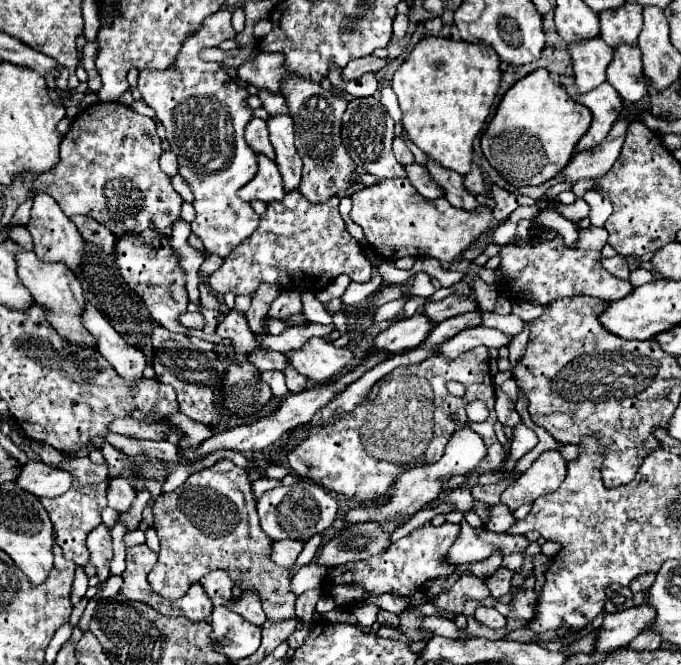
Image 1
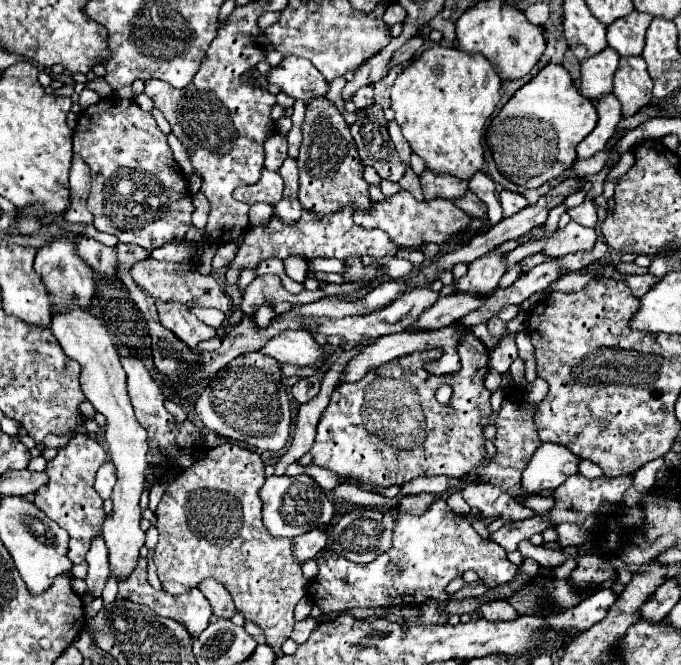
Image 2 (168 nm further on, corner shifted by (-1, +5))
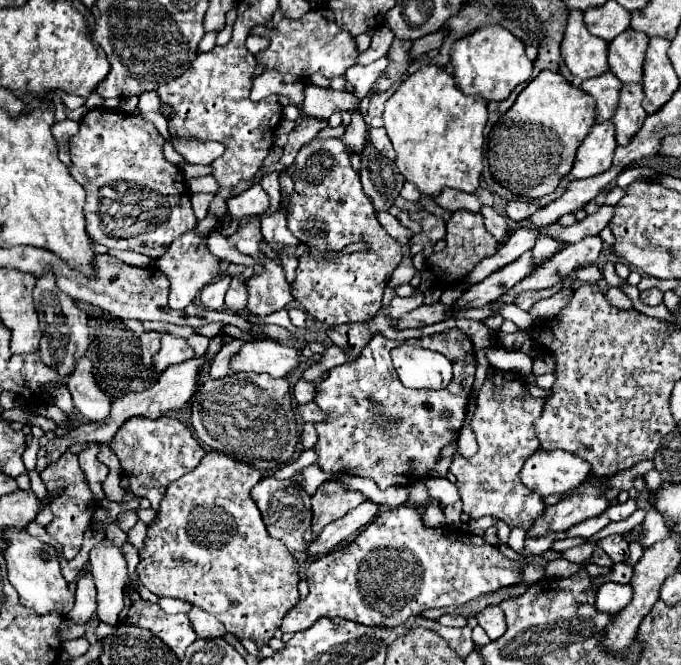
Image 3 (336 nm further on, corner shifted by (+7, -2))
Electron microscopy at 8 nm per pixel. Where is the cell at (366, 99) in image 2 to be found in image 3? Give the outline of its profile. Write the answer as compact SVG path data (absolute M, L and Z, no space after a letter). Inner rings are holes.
M355 111L351 115L351 123L345 129L345 135L341 137L341 141L351 153L361 153L363 151L365 141L367 141L367 125L365 125L365 119L361 117L359 111Z

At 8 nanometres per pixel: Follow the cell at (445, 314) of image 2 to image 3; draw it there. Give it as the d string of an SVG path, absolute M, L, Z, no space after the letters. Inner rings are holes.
M527 251L523 253L517 261L501 267L499 271L491 273L489 277L485 277L481 283L477 285L471 285L463 295L461 299L455 303L459 307L483 307L495 299L499 299L501 295L505 295L515 283L519 283L521 279L525 279L527 275L531 275L531 271L535 271L535 267L543 265L547 259L543 261L535 261L533 259L533 253Z

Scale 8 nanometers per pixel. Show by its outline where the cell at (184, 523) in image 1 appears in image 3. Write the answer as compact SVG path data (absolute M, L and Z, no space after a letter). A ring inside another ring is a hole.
M207 451L205 457L201 459L201 463L187 475L183 475L181 479L173 481L167 489L167 495L165 499L161 501L161 511L155 519L153 525L149 525L147 529L147 539L145 539L145 545L143 549L139 551L139 565L137 565L137 573L139 573L139 579L141 583L155 595L159 597L173 597L173 599L183 599L195 607L201 607L203 611L215 615L227 629L227 633L233 633L235 637L239 639L251 639L251 641L257 641L257 639L263 639L265 643L273 637L275 629L281 627L281 621L285 617L285 613L299 601L299 593L297 593L297 583L299 583L299 575L297 575L297 563L293 559L293 555L287 551L287 547L283 543L279 543L277 539L271 539L271 535L267 535L267 527L263 525L263 519L259 515L259 509L255 507L255 501L251 499L251 489L257 481L261 481L261 471L251 467L251 465L245 465L241 461L235 461L227 455L221 455L217 451Z

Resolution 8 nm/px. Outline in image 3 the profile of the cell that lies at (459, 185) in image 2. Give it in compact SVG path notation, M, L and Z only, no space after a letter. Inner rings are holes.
M445 189L439 197L435 197L437 205L441 205L443 209L455 213L459 209L467 209L473 213L479 213L485 205L493 205L493 193L483 189L483 195L473 195L473 193L463 193L463 191L451 191Z

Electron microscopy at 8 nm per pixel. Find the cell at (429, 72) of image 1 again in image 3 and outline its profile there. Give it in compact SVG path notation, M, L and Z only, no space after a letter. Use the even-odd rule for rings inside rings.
M425 65L417 73L409 75L399 89L385 103L383 113L385 129L395 149L395 165L399 173L413 183L423 195L437 197L445 187L459 189L465 193L475 193L479 189L481 169L483 169L483 129L487 123L487 101L479 95L463 95L445 69L435 65Z

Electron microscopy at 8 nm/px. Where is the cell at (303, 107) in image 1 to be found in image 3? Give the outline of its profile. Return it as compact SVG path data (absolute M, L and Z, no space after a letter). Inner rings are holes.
M313 139L311 143L307 143L297 153L293 181L295 181L295 191L293 191L293 197L289 203L287 229L291 229L291 233L301 243L305 243L309 249L307 255L299 257L297 275L295 275L295 281L291 285L293 299L299 301L301 307L311 317L315 317L317 321L321 321L329 327L335 327L341 323L363 323L363 321L373 319L383 305L381 299L383 299L383 291L391 279L391 273L401 263L401 245L377 221L375 209L371 207L371 201L363 193L361 179L351 167L345 145L339 143L339 139L323 139L323 141ZM355 241L367 243L367 251L341 255L335 259L325 257L325 253L343 251L343 247L347 247Z

